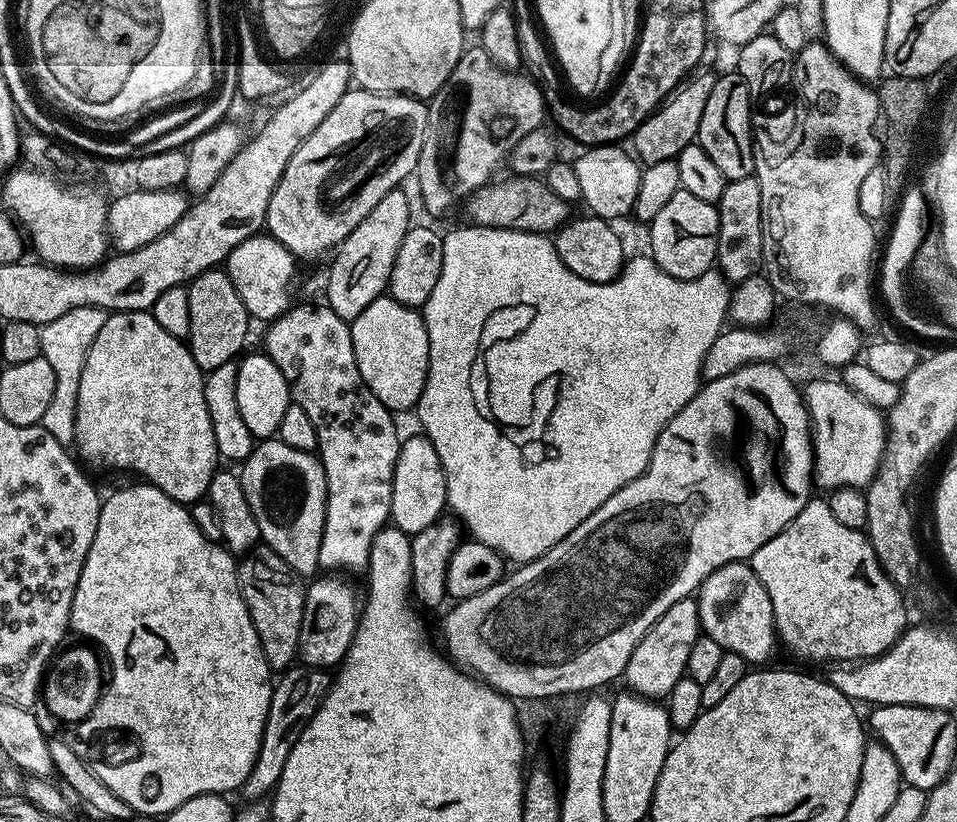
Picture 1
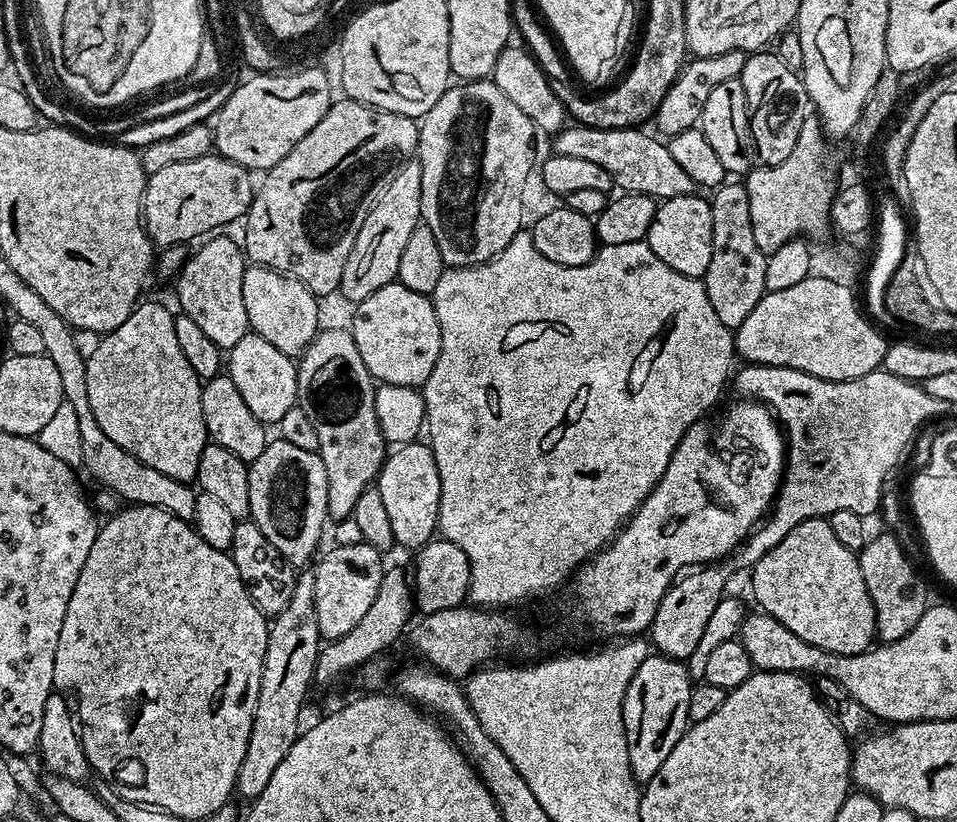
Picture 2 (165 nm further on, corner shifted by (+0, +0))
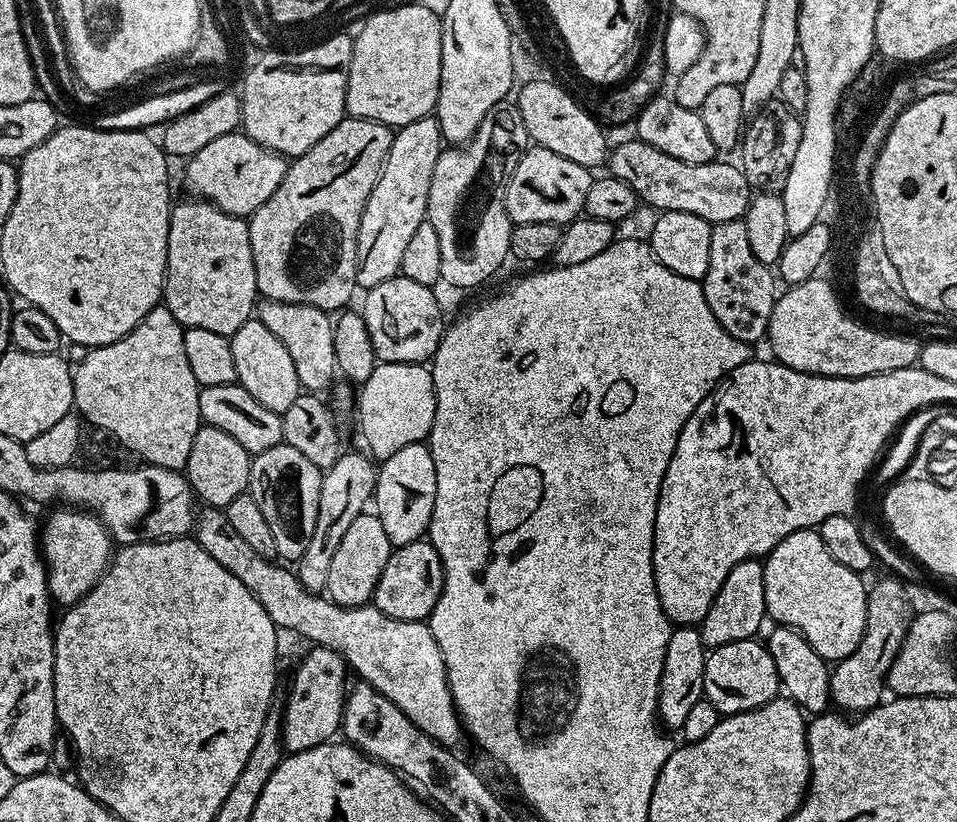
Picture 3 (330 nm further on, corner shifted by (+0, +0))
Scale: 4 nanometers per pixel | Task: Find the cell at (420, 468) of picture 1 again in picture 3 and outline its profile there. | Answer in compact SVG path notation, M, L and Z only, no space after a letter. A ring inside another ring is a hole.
M427 443L402 446L402 450L390 454L390 458L386 458L379 465L376 474L374 511L380 517L382 527L386 529L393 548L406 546L427 533L430 518L434 514L435 493L434 458Z

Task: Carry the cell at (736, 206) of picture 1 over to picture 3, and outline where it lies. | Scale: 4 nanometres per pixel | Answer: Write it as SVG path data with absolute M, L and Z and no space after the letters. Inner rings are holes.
M743 220L712 225L710 266L702 283L710 314L718 318L718 326L722 326L730 338L734 338L738 344L751 346L755 340L763 341L767 337L770 314L778 295L778 280L769 265L754 258Z

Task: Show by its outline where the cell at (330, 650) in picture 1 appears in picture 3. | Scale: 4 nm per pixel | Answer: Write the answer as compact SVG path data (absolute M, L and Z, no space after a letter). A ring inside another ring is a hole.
M365 510L360 513L342 538L342 546L334 550L334 558L330 562L330 578L326 589L327 599L343 608L362 608L371 601L374 590L378 586L378 578L386 566L392 553L392 543L382 527L380 517L375 511Z

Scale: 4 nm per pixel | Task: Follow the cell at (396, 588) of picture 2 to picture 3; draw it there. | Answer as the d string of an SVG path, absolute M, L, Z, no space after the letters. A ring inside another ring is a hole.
M315 646L300 660L292 685L288 688L288 701L282 707L280 737L289 753L305 752L319 744L327 744L341 731L344 718L346 689L349 687L350 669L344 660L329 648Z

